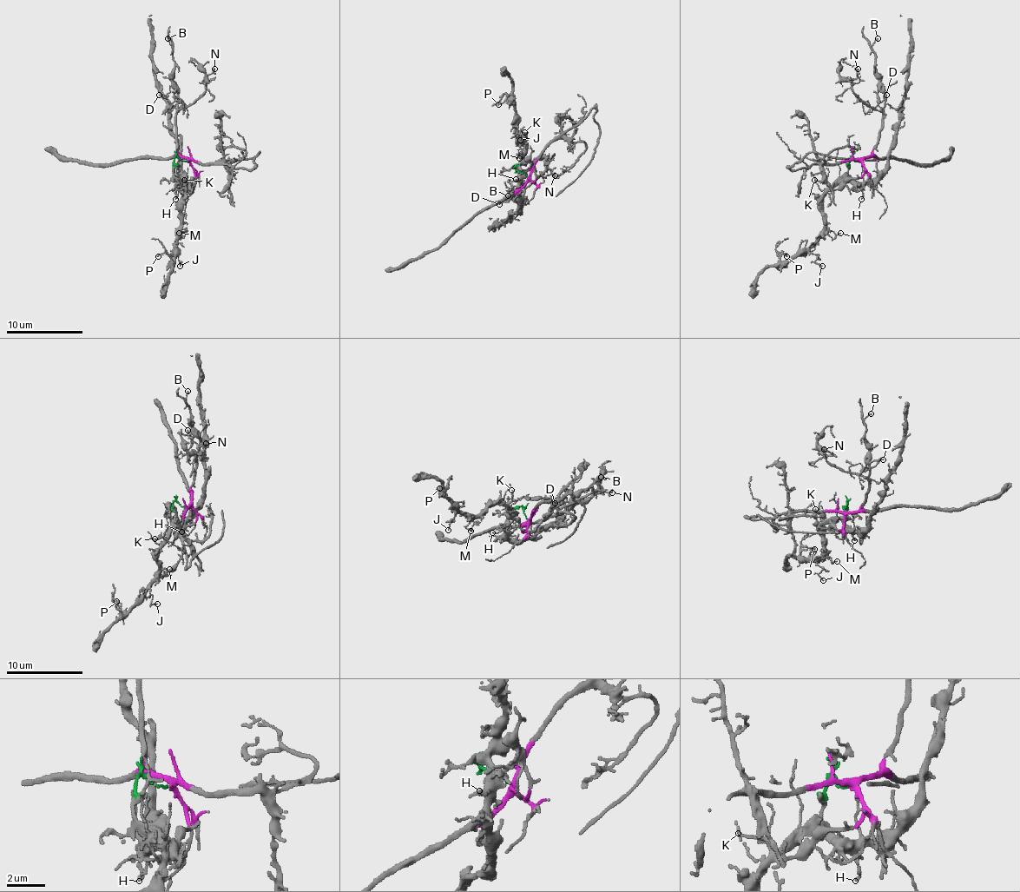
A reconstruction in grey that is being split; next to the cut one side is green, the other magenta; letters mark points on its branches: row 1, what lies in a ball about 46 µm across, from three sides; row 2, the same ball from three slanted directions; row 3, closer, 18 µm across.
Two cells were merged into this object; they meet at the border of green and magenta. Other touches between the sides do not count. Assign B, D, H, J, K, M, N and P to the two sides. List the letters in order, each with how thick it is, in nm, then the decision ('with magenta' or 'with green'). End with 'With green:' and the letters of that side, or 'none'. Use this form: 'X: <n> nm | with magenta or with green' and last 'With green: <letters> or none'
B: 110 nm | with magenta
D: 130 nm | with magenta
H: 120 nm | with green
J: 70 nm | with green
K: 130 nm | with green
M: 90 nm | with green
N: 200 nm | with magenta
P: 120 nm | with green
With green: H, J, K, M, P

